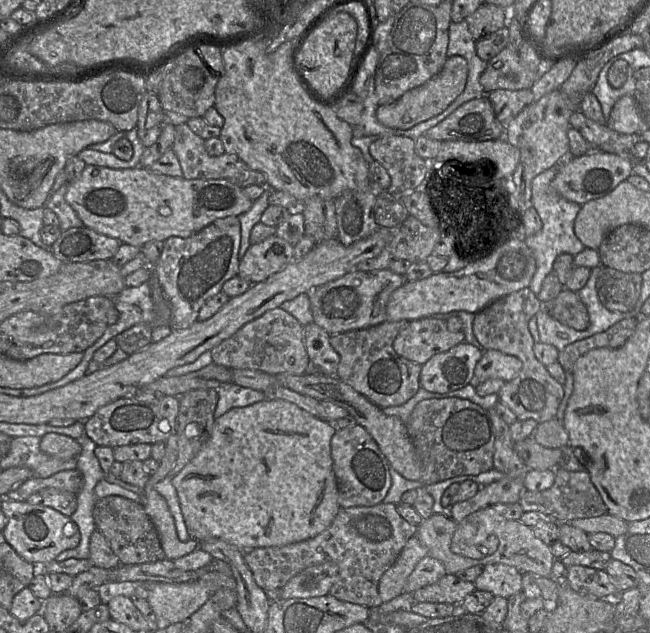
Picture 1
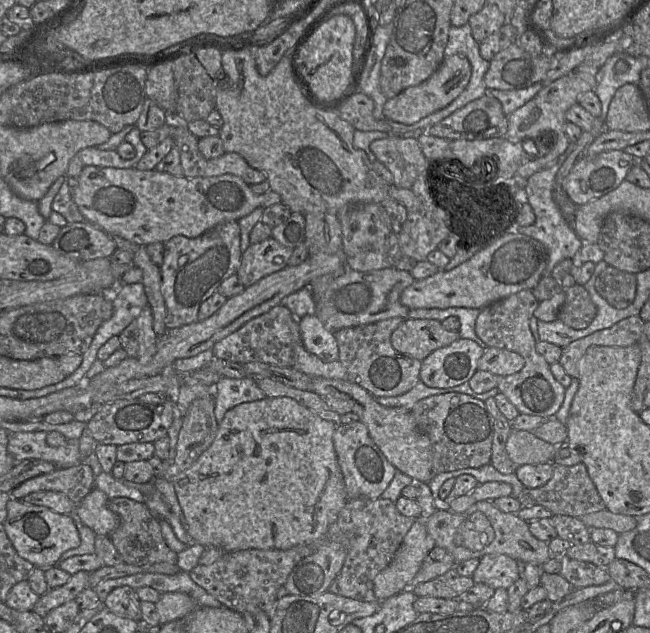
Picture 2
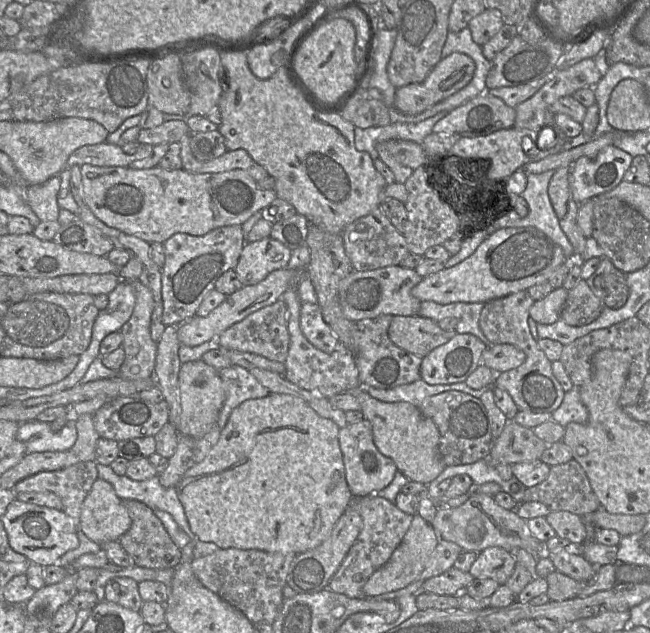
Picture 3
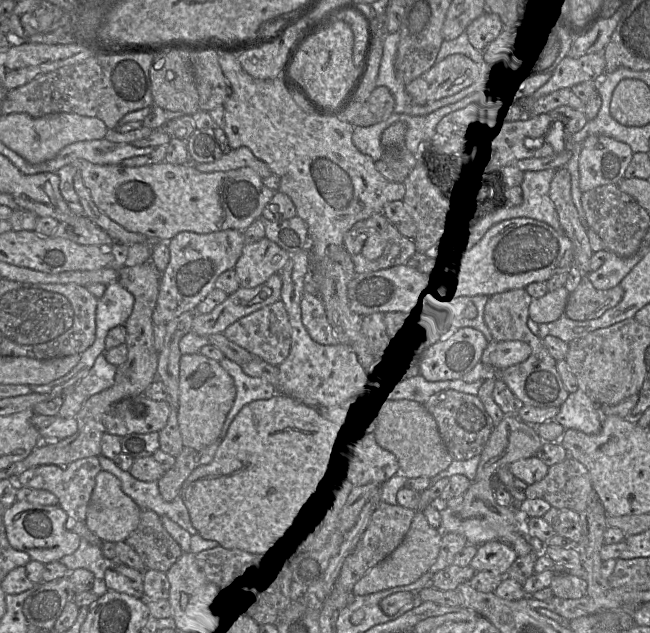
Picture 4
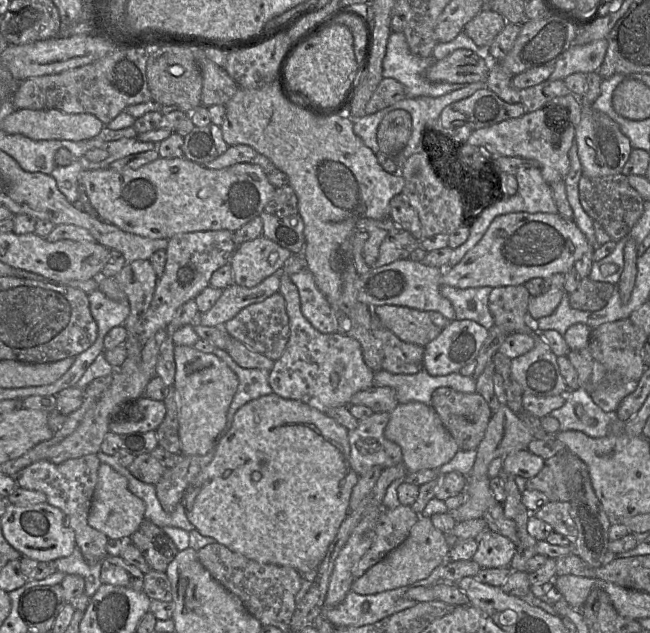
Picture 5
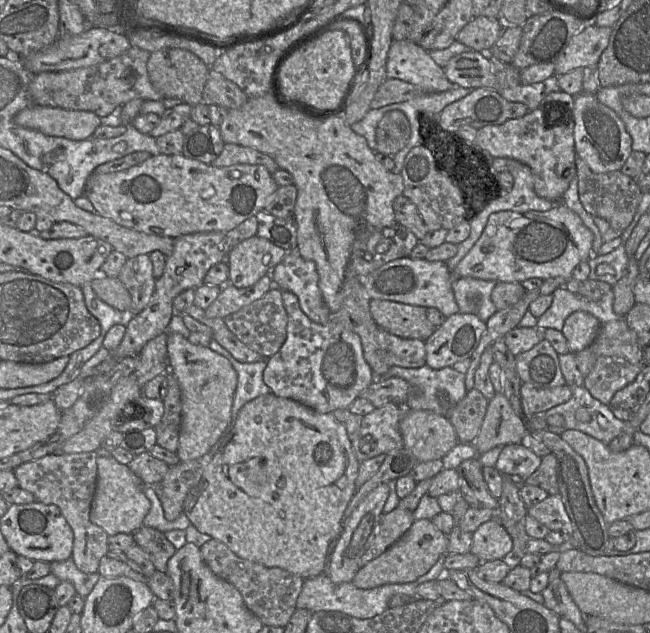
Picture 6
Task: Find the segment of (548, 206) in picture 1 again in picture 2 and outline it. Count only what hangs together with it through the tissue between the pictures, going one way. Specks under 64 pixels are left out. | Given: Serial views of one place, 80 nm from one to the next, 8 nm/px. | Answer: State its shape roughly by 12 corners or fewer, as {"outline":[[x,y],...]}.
{"outline":[[560,164],[531,175],[523,198],[535,213],[515,232],[548,253],[543,276],[564,259],[577,260],[584,243],[553,199]]}

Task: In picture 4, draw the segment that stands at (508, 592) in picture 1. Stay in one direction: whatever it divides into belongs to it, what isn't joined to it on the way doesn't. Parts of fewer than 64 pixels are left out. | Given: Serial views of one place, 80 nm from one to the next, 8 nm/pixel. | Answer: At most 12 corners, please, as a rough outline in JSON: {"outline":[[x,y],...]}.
{"outline":[[499,540],[477,547],[470,566],[476,572],[506,576],[518,556]]}

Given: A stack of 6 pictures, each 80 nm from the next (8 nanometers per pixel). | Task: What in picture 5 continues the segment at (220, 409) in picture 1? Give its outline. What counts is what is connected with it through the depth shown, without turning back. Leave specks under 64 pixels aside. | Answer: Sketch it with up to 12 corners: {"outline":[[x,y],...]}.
{"outline":[[225,350],[213,354],[238,377],[237,391],[227,412],[220,440],[240,407],[272,394],[269,371],[242,368]]}

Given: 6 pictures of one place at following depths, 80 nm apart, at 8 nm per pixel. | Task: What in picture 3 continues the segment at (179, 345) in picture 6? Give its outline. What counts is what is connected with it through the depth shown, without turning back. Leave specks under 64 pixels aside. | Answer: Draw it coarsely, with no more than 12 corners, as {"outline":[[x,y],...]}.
{"outline":[[202,359],[178,375],[180,436],[203,437],[225,401],[219,372]]}

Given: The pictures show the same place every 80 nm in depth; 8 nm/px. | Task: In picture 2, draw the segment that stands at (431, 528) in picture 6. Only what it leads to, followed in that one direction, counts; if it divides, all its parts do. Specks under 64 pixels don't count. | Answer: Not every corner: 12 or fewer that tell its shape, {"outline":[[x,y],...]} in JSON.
{"outline":[[416,519],[375,577],[383,601],[405,591],[435,546]]}

